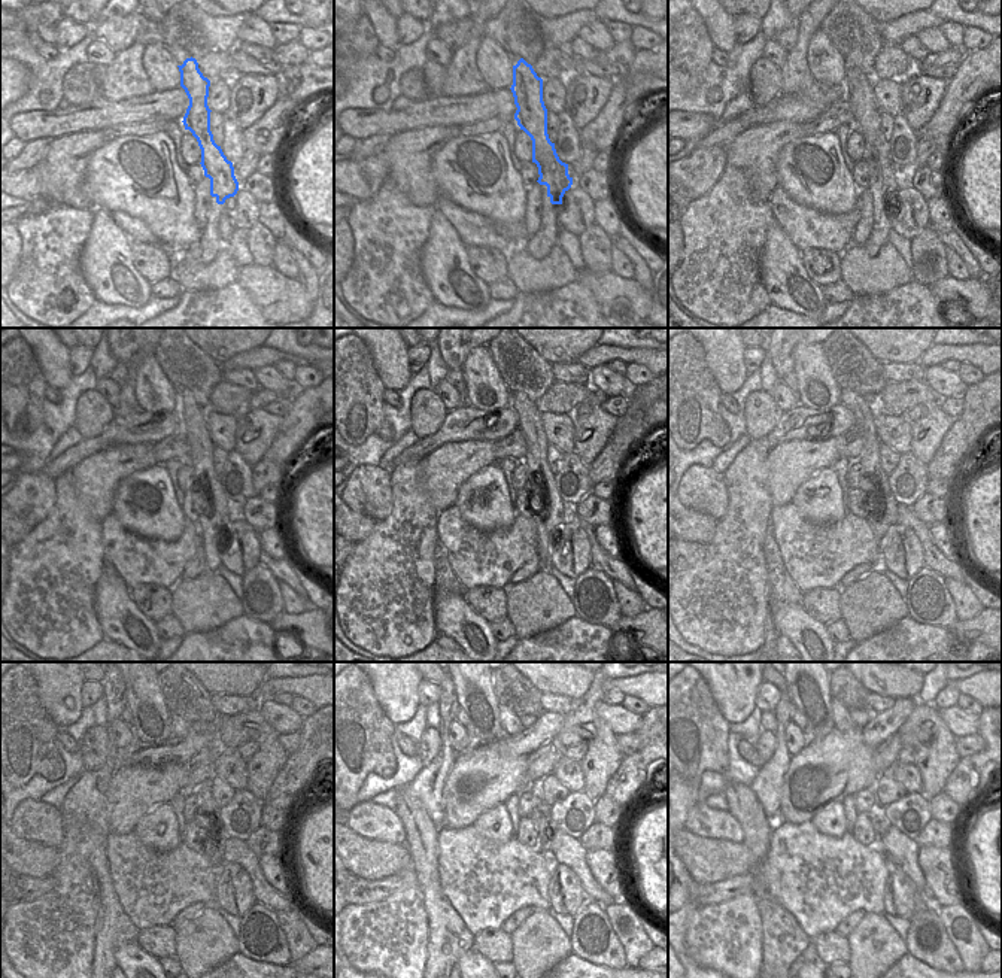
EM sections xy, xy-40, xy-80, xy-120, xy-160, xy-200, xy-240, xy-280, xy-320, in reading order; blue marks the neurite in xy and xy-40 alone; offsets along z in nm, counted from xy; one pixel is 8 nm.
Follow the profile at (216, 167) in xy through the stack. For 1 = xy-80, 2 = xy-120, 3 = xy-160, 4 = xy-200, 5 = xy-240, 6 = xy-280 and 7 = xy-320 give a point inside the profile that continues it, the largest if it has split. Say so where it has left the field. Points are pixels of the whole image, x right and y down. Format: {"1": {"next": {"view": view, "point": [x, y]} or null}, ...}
{"1": {"next": {"view": "xy-80", "point": [859, 88]}}, "2": {"next": {"view": "xy-120", "point": [193, 418]}}, "3": {"next": {"view": "xy-160", "point": [530, 415]}}, "4": {"next": {"view": "xy-200", "point": [865, 412]}}, "5": {"next": {"view": "xy-240", "point": [208, 802]}}, "6": {"next": {"view": "xy-280", "point": [510, 723]}}, "7": {"next": {"view": "xy-320", "point": [843, 720]}}}

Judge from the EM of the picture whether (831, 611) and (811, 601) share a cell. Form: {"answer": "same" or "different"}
{"answer": "same"}

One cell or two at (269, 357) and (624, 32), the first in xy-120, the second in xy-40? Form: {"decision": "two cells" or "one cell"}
{"decision": "two cells"}

